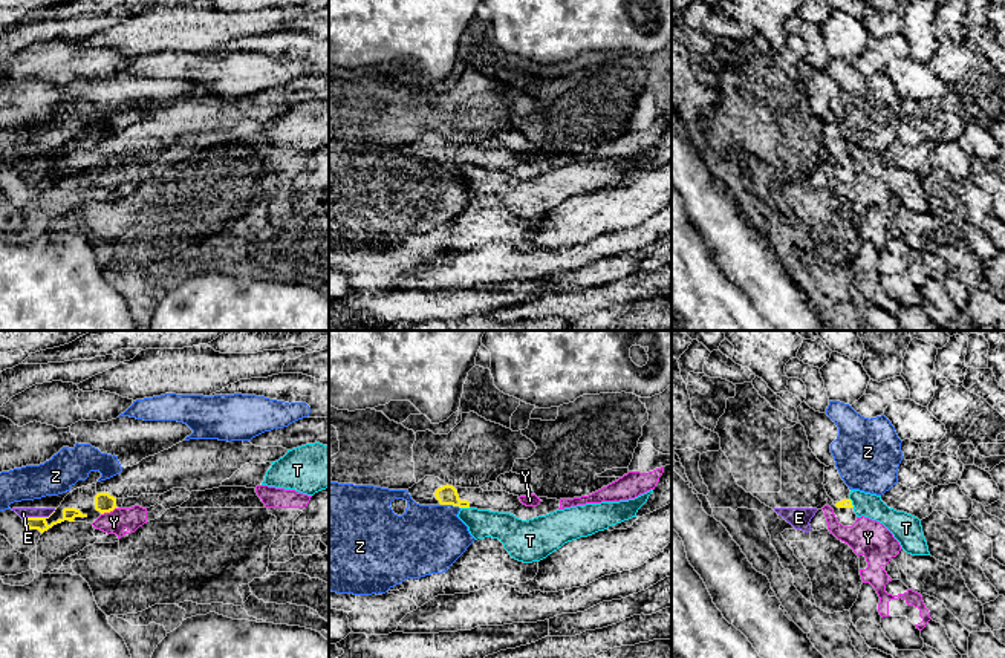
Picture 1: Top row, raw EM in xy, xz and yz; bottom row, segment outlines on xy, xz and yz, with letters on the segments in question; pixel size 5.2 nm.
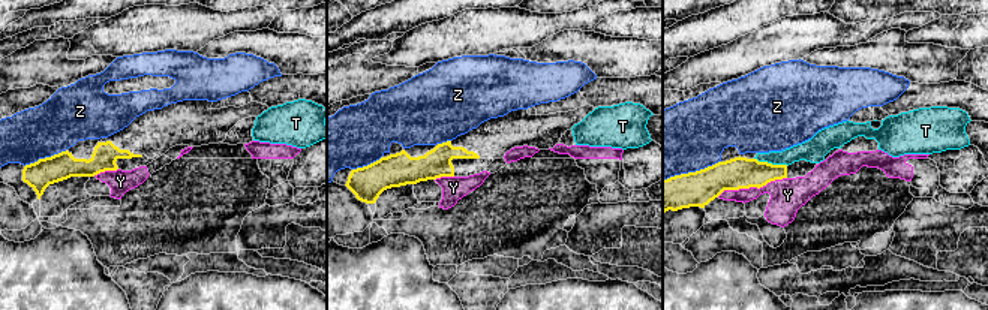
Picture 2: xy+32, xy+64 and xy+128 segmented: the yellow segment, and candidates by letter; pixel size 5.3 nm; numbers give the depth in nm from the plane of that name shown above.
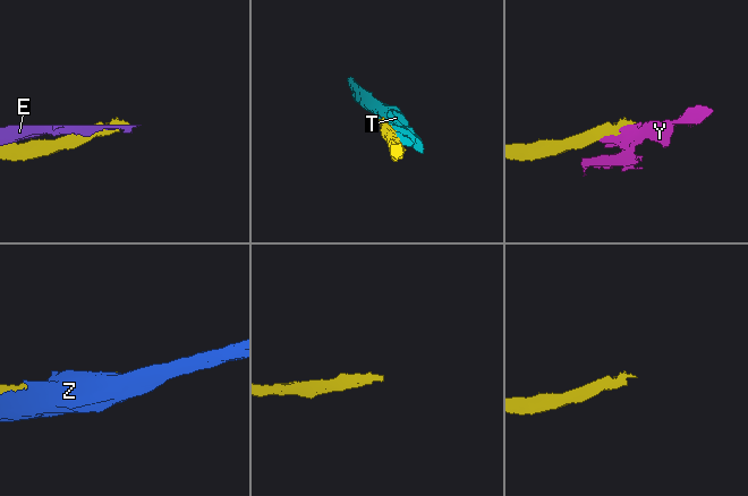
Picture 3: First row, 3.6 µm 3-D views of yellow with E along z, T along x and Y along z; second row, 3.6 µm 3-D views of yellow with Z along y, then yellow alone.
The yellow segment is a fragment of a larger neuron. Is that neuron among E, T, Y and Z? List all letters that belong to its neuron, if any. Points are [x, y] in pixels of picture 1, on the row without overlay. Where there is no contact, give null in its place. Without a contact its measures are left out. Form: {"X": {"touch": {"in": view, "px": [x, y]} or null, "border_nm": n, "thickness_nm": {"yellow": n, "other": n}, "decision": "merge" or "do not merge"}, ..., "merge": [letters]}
{"E": {"touch": {"in": "xy", "px": [39, 175]}, "border_nm": 190, "thickness_nm": {"yellow": 70, "other": 60}, "decision": "do not merge"}, "T": {"touch": {"in": "xz", "px": [465, 164]}, "border_nm": 50, "thickness_nm": {"yellow": 110, "other": 150}, "decision": "do not merge"}, "Y": {"touch": {"in": "xy", "px": [109, 169]}, "border_nm": 100, "thickness_nm": {"yellow": 100, "other": 120}, "decision": "do not merge"}, "Z": {"touch": {"in": "xz", "px": [450, 161]}, "border_nm": 110, "thickness_nm": {"yellow": 110, "other": 360}, "decision": "do not merge"}, "merge": []}

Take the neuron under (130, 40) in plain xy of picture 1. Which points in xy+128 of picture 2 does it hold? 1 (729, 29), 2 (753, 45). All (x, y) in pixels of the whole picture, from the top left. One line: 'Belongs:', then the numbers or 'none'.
Belongs: 2

